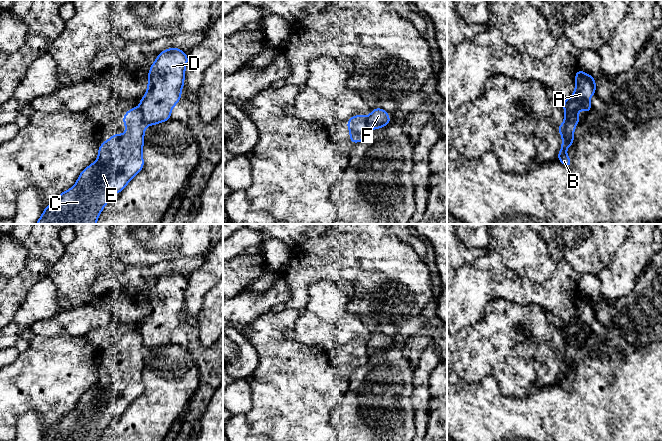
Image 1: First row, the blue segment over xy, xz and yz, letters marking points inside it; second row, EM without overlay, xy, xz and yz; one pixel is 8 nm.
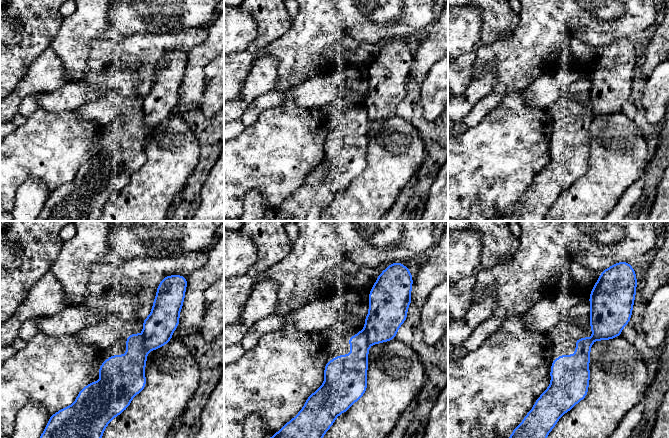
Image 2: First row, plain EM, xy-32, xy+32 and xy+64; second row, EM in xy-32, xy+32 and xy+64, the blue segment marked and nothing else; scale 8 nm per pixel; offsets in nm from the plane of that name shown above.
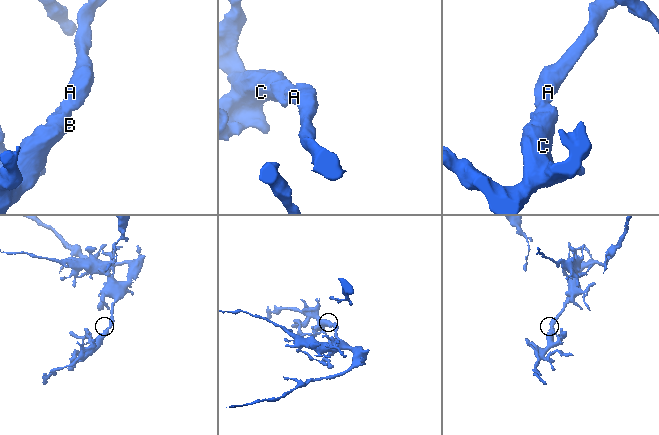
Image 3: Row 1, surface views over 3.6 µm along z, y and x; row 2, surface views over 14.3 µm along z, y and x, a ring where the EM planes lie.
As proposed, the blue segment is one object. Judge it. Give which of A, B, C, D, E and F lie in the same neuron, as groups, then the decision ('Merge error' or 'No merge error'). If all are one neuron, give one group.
Groups: A D F / B C E. Merge error

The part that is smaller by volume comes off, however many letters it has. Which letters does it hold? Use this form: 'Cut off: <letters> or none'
Cut off: B, C, E

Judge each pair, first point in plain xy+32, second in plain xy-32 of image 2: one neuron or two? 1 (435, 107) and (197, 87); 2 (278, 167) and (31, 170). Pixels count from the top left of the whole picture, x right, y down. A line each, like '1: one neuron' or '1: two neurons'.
1: two neurons
2: one neuron

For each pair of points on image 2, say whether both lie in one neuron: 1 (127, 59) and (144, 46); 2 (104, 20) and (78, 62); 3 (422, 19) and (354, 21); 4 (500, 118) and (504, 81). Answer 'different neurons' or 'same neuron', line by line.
1: same neuron
2: same neuron
3: same neuron
4: different neurons

